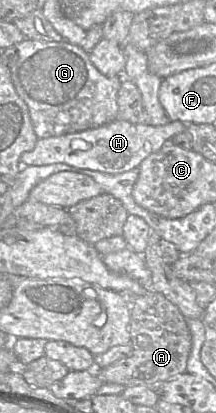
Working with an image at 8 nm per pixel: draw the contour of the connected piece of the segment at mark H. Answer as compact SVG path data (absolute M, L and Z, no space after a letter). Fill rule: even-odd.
M116 119L84 131L38 138L34 148L21 155L20 163L21 166L65 163L76 168L120 174L139 167L145 158L159 151L166 143L172 143L171 139L186 129L187 124L180 121L170 121L163 126L152 126Z

